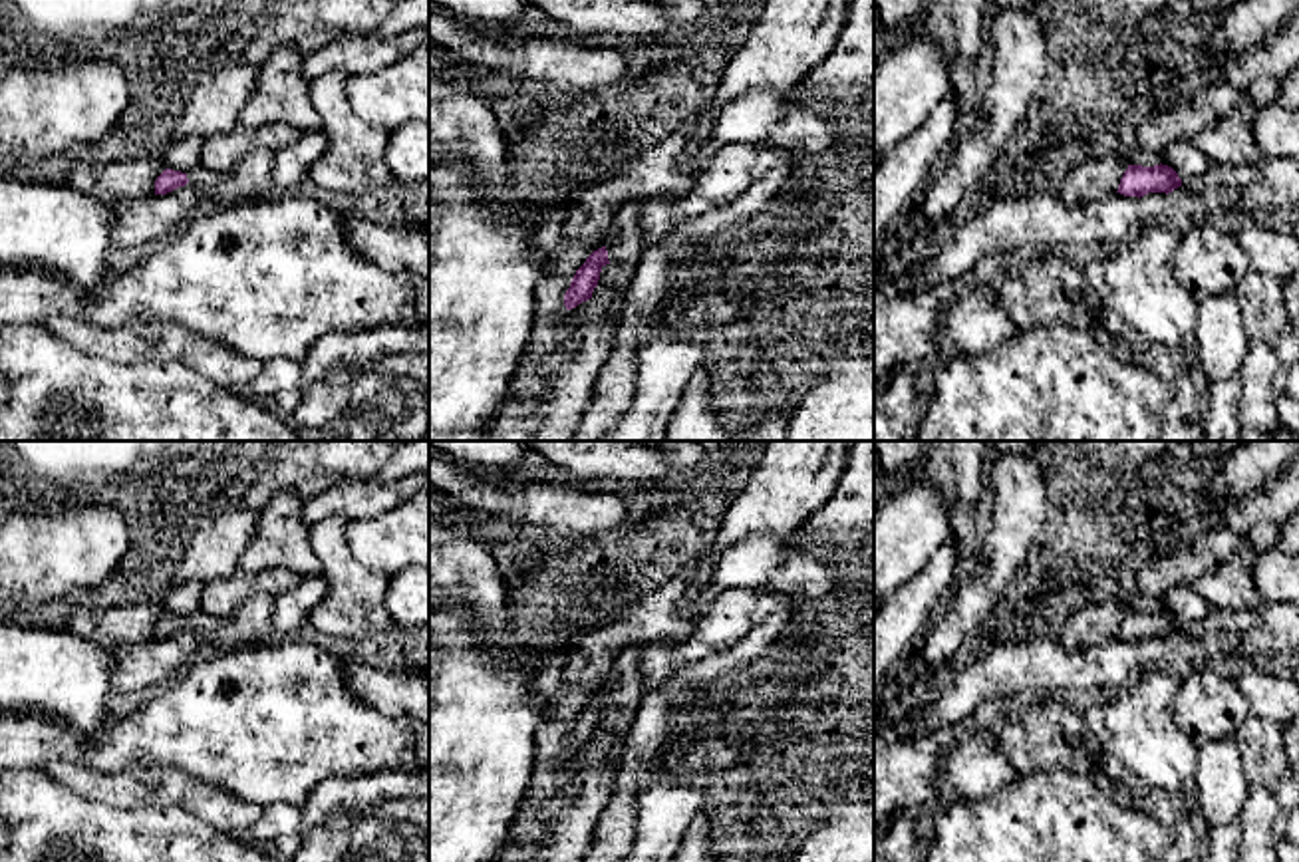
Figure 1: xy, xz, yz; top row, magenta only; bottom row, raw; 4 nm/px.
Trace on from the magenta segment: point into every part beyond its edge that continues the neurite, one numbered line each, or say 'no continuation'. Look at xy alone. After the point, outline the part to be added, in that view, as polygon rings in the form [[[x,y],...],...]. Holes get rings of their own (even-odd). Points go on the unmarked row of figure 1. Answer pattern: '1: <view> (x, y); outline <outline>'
1: xy (211, 630); outline [[[197,612],[187,620],[187,624],[189,630],[193,630],[203,642],[205,651],[211,651],[222,644],[226,620]]]

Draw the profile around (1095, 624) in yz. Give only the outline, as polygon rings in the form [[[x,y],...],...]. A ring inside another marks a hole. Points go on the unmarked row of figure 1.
[[[1120,602],[1096,604],[1073,614],[1061,628],[1059,644],[1067,651],[1081,651],[1118,636],[1128,608]]]

